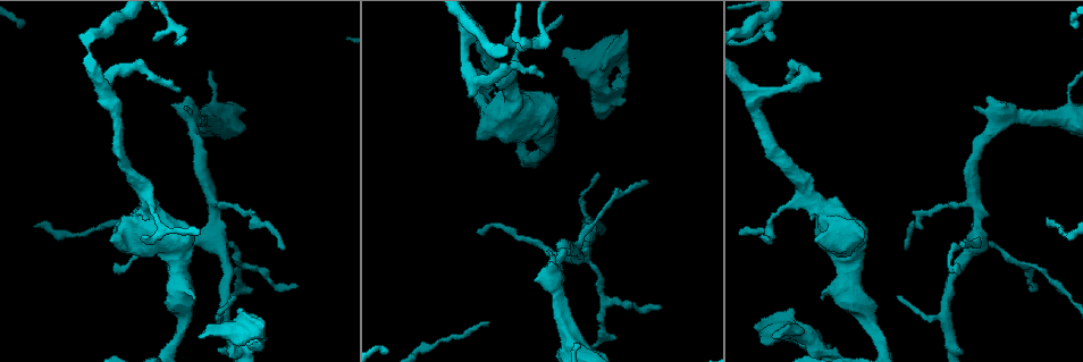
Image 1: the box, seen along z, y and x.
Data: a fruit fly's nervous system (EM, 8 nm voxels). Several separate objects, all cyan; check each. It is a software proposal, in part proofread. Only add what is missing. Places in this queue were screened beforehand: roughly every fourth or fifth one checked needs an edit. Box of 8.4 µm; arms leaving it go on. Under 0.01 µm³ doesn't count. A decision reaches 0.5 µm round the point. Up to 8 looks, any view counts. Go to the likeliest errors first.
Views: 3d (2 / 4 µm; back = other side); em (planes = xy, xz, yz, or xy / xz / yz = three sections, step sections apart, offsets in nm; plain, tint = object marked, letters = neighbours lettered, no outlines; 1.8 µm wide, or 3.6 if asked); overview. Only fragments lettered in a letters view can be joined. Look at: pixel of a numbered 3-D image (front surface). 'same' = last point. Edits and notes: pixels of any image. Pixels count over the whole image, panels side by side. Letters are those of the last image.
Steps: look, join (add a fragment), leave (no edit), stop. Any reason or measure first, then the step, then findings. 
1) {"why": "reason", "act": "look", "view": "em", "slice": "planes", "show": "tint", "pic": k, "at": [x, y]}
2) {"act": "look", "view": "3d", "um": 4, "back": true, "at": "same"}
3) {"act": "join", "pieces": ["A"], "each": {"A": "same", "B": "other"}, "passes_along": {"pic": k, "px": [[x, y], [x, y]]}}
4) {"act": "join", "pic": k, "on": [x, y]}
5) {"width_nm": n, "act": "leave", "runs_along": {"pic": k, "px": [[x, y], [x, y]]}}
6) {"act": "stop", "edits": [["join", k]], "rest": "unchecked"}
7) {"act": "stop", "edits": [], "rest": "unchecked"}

{"act": "look", "view": "3d", "um": 2, "pic": 1, "at": [517, 44]}

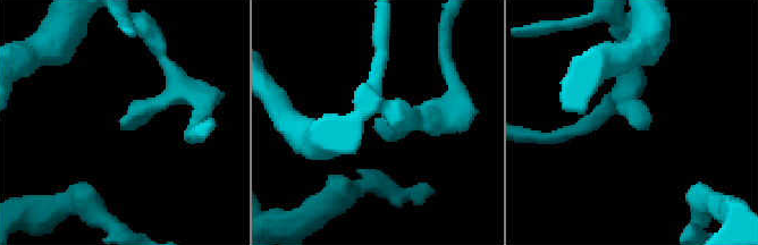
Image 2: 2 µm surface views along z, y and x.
{"why": "now the EM", "act": "look", "view": "em", "slice": "planes", "show": "letters", "pic": 2, "at": [376, 121]}

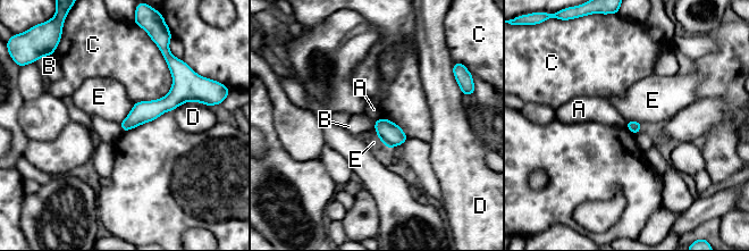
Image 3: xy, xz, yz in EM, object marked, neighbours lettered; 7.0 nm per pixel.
{"act": "leave", "each": {"A": "other", "B": "other", "C": "other", "D": "other", "E": "other"}, "border": {"pic": 3, "px": [[373, 127], [378, 139], [387, 149]]}, "found": "none of them fits"}

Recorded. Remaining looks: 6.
{"why": "branch stops here", "act": "look", "view": "em", "slice": "planes", "show": "tint", "pic": 1, "at": [1049, 220]}

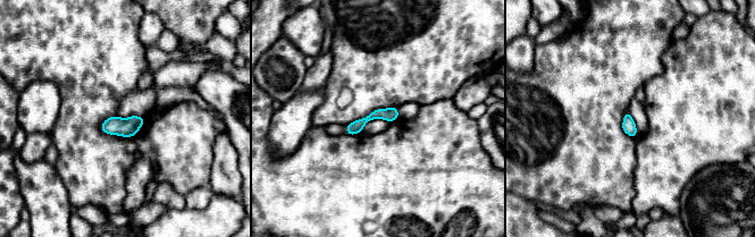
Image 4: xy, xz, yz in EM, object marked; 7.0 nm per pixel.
{"why": "what lies round it", "act": "look", "view": "em", "slice": "planes", "show": "letters", "at": "same"}

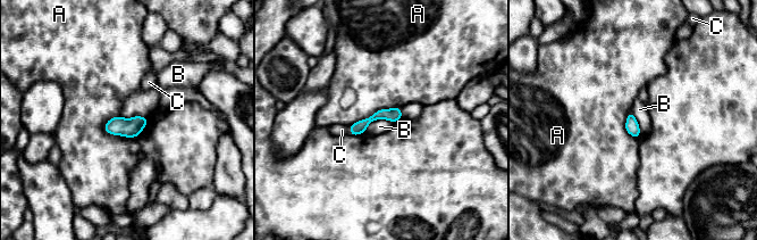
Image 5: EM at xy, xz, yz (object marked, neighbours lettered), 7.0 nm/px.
{"act": "leave", "each": {"A": "other", "B": "other", "C": "other"}, "runs_along": {"pic": 5, "px": [[398, 113], [377, 115], [353, 132]]}, "found": "no lettered fragment goes on from it"}

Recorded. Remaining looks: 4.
{"why": "branch stops here", "act": "look", "view": "em", "slice": "planes", "show": "letters", "pic": 1, "at": [612, 49]}

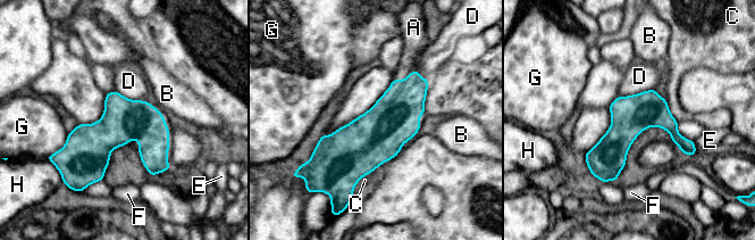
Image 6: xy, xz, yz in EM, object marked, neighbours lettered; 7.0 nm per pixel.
{"act": "join", "pieces": ["A"], "each": {"A": "same", "B": "other", "C": "other", "D": "other", "E": "other", "F": "other", "G": "other", "H": "other"}, "passes_along": {"pic": 6, "px": [[396, 112], [405, 79], [412, 44]]}, "found": "the neuron continues"}

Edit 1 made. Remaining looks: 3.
{"act": "stop", "edits": [["join", 6]], "rest": "unchecked"}

